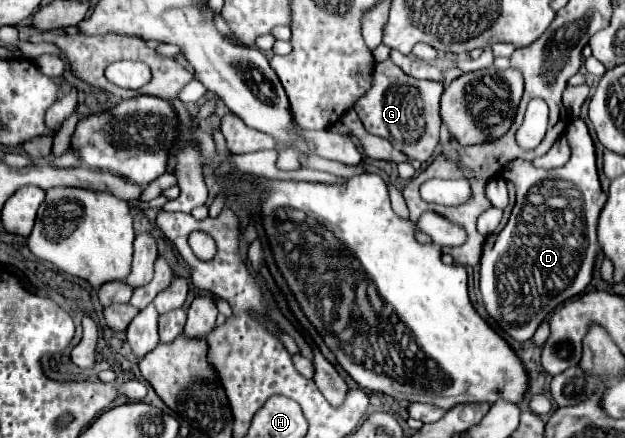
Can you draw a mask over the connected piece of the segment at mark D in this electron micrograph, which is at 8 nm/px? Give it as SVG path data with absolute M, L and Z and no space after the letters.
M575 119L565 133L571 159L559 169L535 169L529 167L529 161L515 161L503 177L517 187L517 203L513 207L511 219L505 229L497 235L489 235L483 245L481 257L481 297L487 313L501 325L501 329L517 341L527 341L533 337L539 323L551 313L557 305L569 297L581 293L593 273L595 255L597 255L597 219L607 203L607 195L601 189L595 165L595 147L589 135L589 129L583 119Z

